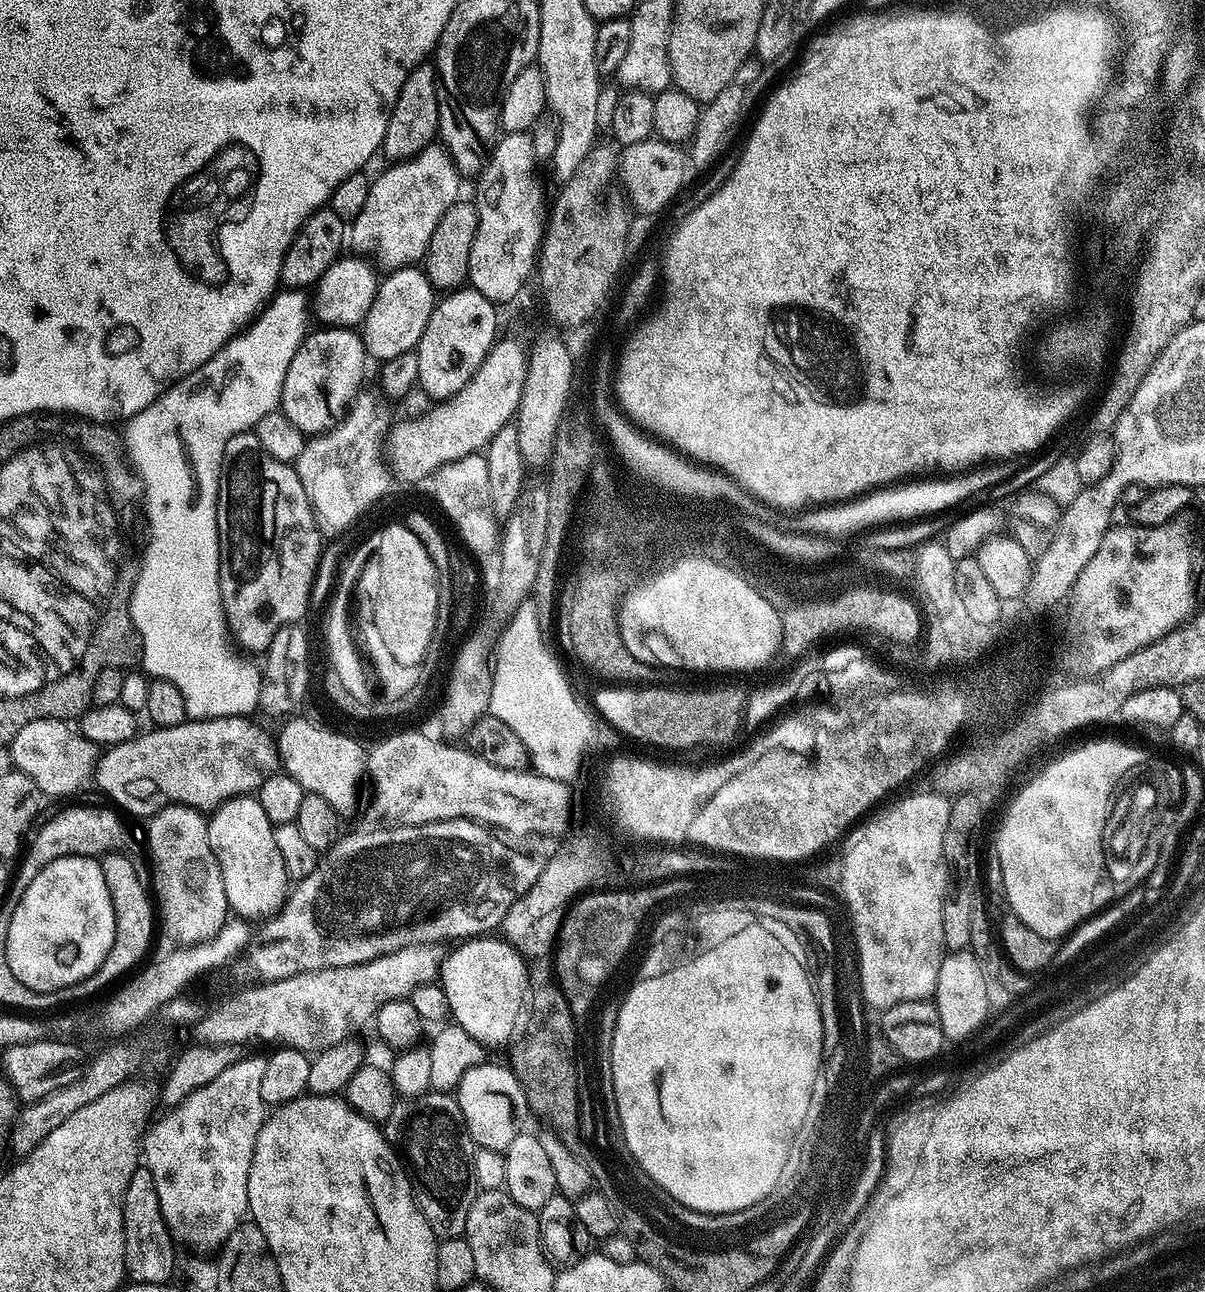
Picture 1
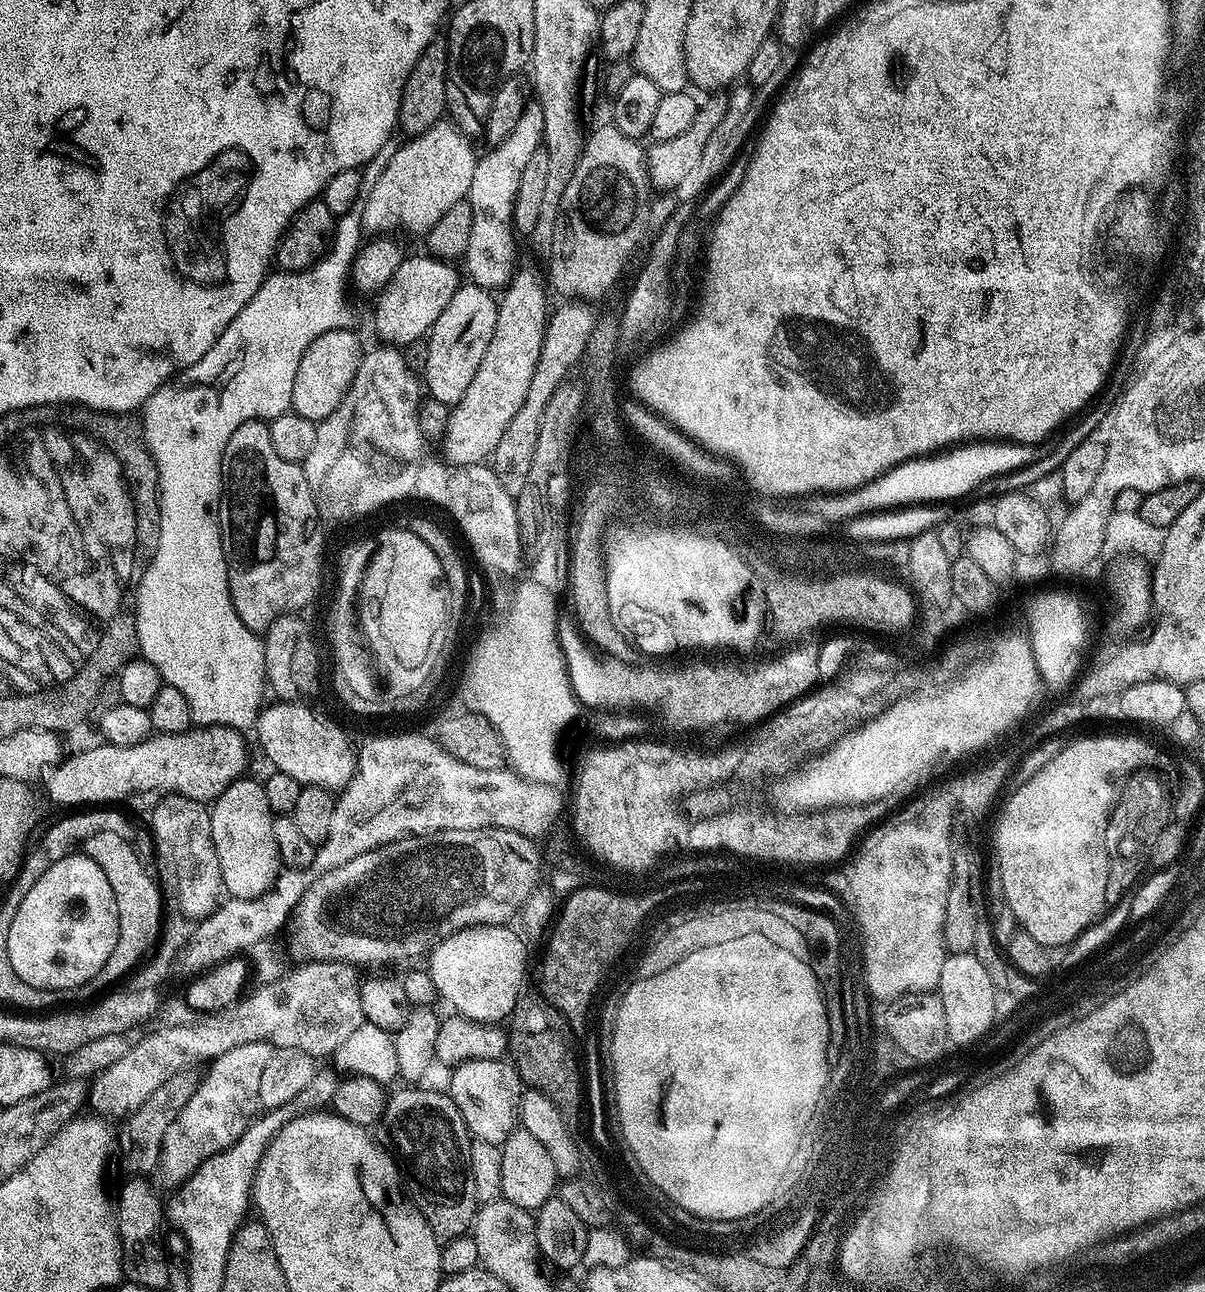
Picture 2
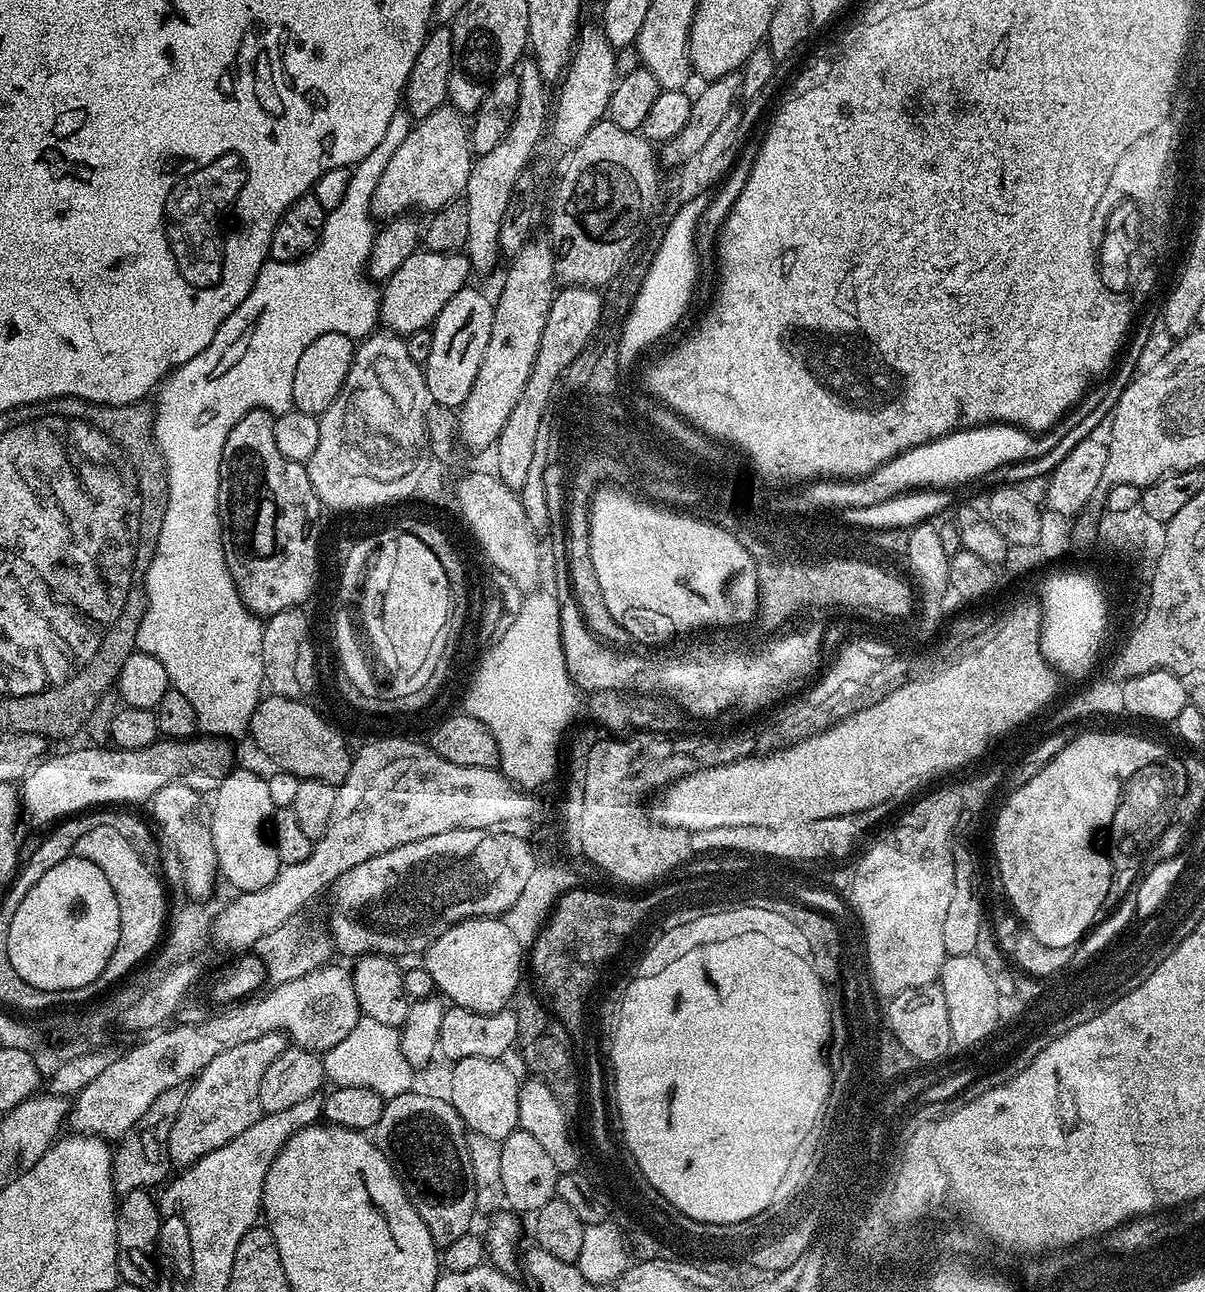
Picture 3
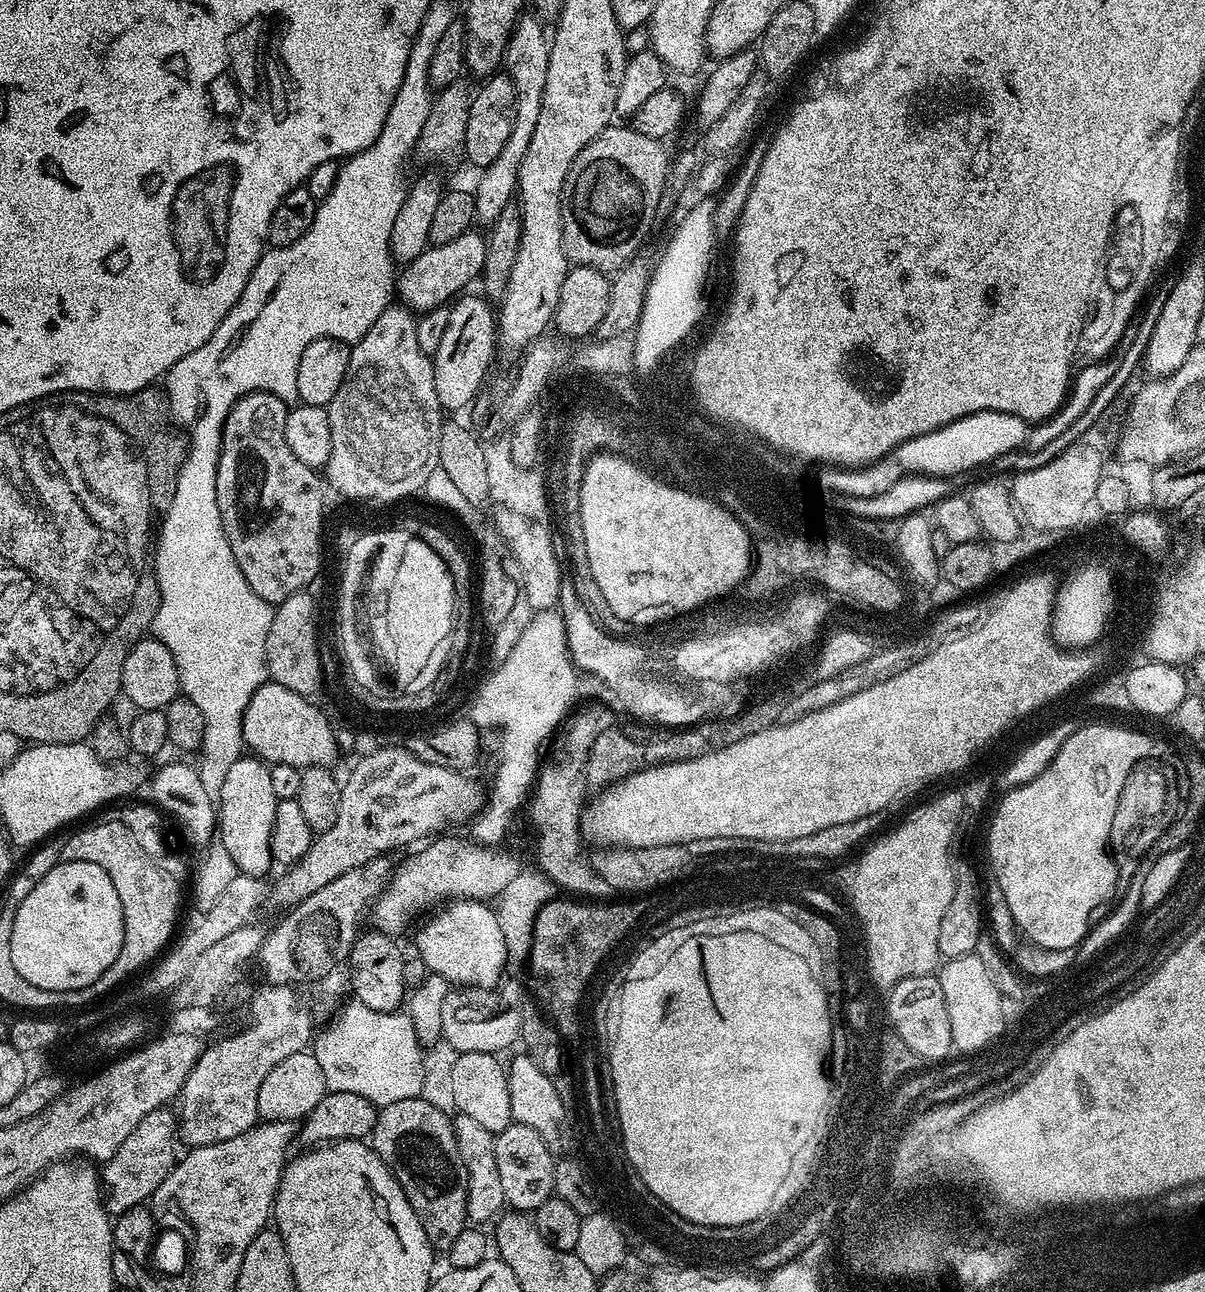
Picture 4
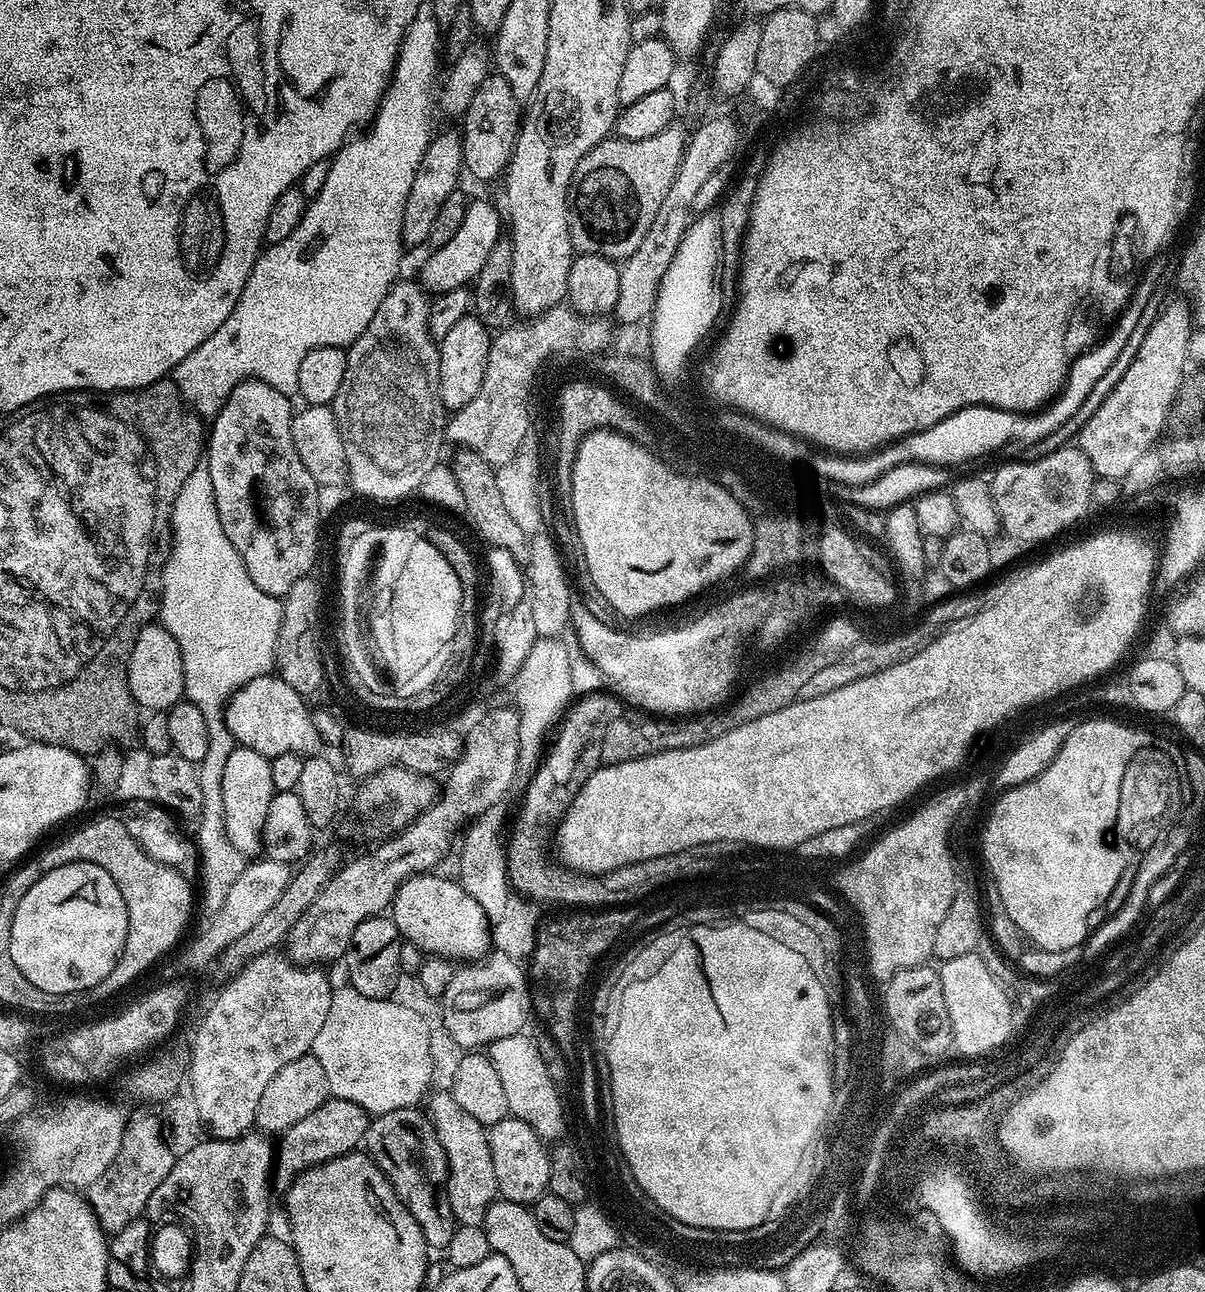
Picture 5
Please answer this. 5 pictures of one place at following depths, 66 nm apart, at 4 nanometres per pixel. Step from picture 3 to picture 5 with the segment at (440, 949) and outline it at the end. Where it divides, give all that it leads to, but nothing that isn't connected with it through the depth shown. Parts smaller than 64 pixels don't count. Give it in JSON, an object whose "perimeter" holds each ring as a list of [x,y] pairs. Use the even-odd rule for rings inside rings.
{"perimeter":[[[431,871],[408,877],[400,884],[390,905],[390,919],[398,926],[401,937],[407,943],[418,946],[420,951],[432,958],[451,958],[456,962],[479,962],[489,955],[493,947],[488,915],[466,894],[466,890],[455,879],[434,876]]]}

